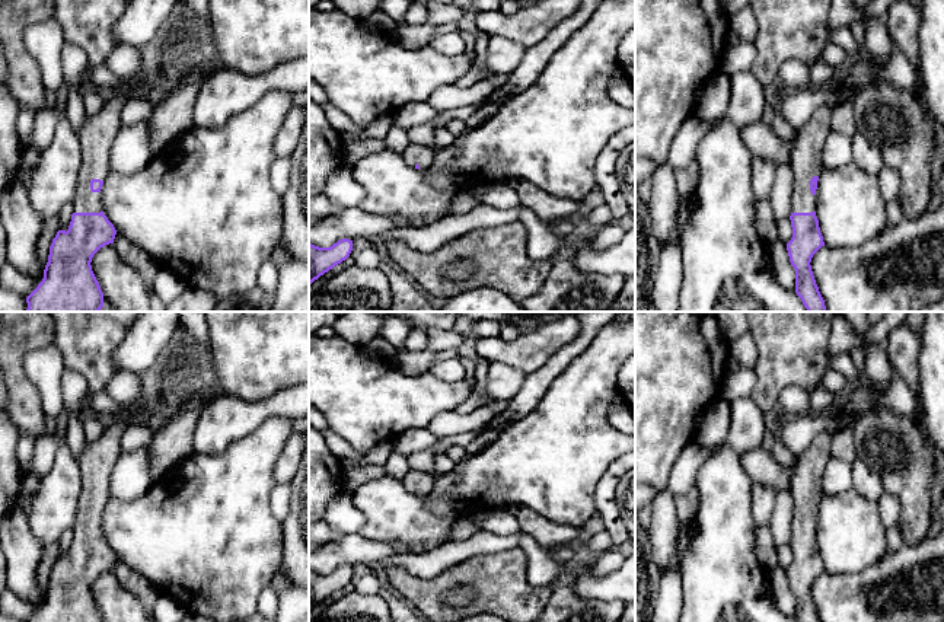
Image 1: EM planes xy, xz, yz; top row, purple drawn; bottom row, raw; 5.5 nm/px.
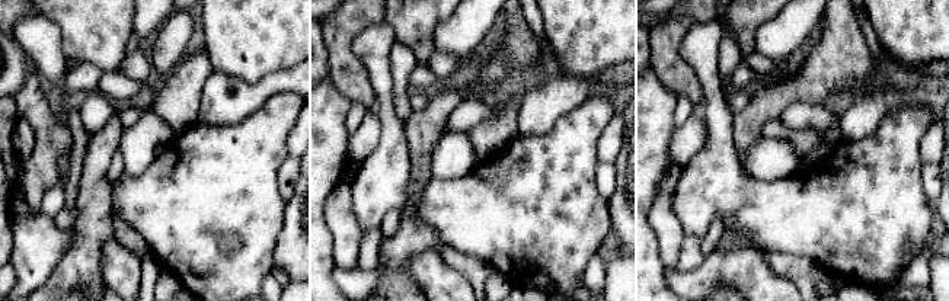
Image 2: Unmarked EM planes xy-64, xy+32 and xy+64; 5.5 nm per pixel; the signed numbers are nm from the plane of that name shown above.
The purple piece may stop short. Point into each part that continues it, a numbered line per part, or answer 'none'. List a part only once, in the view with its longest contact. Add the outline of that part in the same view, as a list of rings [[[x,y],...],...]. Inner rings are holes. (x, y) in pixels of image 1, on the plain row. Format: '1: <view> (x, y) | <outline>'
1: xy (96, 461) | [[[130,417],[105,427],[96,441],[86,441],[79,466],[82,469],[82,492],[73,526],[73,539],[101,539],[101,519],[90,517],[90,507],[109,503],[109,478],[119,454],[119,440],[131,424]]]

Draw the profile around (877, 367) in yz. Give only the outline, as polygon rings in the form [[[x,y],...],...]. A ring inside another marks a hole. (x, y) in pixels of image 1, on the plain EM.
[[[865,344],[865,364],[864,373],[870,379],[871,385],[883,395],[893,377],[893,369],[889,361],[886,344]]]

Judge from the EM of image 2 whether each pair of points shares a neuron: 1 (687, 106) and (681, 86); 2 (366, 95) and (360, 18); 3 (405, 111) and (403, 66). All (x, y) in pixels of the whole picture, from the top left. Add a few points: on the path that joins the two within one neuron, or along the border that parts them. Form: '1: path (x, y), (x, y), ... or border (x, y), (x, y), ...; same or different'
1: border (677, 96), (686, 96), (697, 109); different
2: path (348, 76), (344, 64), (344, 37); same
3: path (402, 99), (402, 77); same

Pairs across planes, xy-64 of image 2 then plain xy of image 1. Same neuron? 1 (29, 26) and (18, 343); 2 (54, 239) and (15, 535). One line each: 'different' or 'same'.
1: different
2: same

